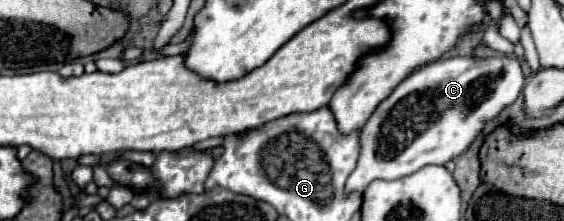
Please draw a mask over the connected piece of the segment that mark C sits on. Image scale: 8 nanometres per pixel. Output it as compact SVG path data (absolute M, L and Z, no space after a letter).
M453 57L433 61L419 71L411 73L405 81L401 81L387 99L379 103L373 115L367 119L361 129L359 143L359 161L355 171L349 175L345 183L345 193L365 193L365 187L375 179L401 179L425 165L445 165L447 161L459 157L473 139L481 133L487 121L495 119L507 105L511 105L525 85L525 77L521 73L519 61L515 57L505 59L475 59L475 57Z

